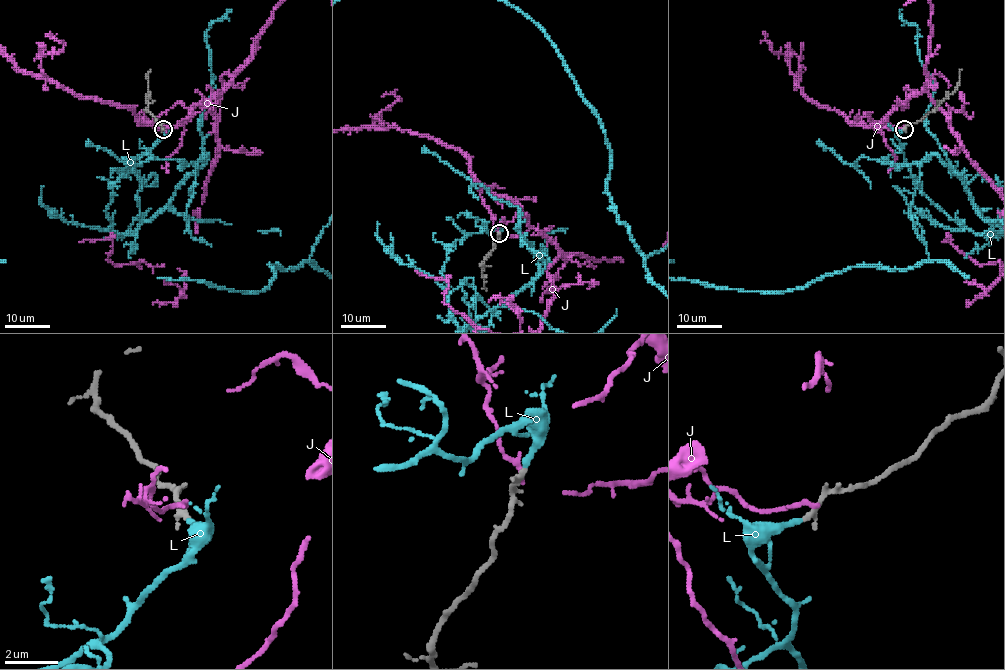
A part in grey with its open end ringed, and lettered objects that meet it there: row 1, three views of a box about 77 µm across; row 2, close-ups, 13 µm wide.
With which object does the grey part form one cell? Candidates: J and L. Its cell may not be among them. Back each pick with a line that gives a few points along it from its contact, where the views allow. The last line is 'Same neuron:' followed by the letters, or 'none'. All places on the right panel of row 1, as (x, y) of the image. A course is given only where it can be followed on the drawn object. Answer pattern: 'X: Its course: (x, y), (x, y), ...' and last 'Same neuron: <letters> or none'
Same neuron: L

